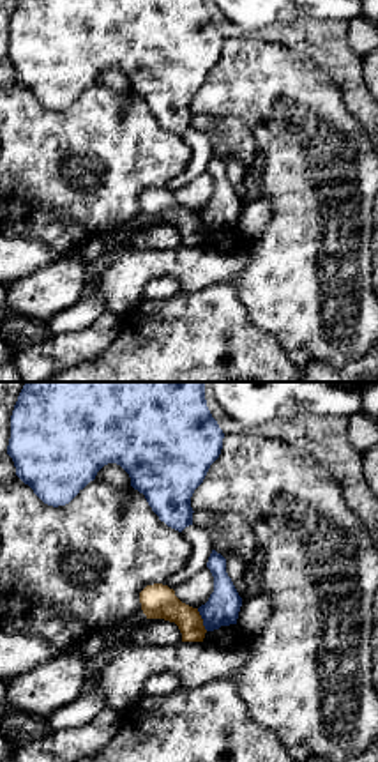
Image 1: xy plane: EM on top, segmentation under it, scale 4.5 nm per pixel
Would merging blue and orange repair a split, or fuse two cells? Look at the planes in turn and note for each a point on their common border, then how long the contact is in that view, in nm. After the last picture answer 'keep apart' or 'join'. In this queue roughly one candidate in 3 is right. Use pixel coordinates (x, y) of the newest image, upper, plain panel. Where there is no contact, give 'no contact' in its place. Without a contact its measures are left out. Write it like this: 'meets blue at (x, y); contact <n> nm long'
meets blue at (202, 221); contact 120 nm long

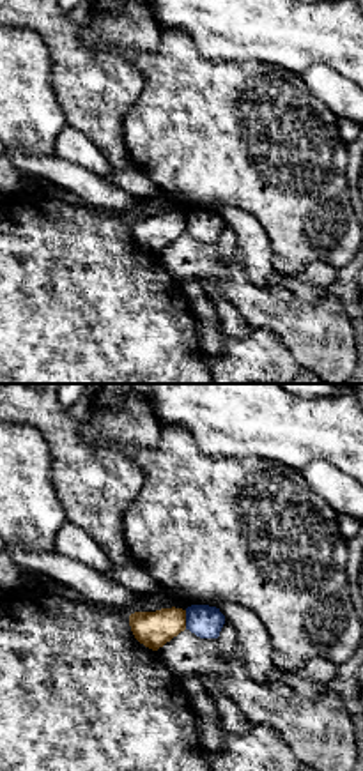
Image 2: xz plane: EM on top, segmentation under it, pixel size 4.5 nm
meets blue at (186, 223); contact 90 nm long

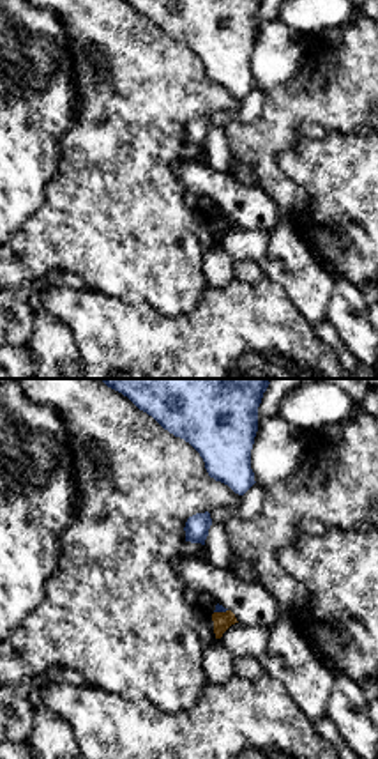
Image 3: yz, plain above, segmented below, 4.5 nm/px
meets blue at (219, 214); contact 70 nm long

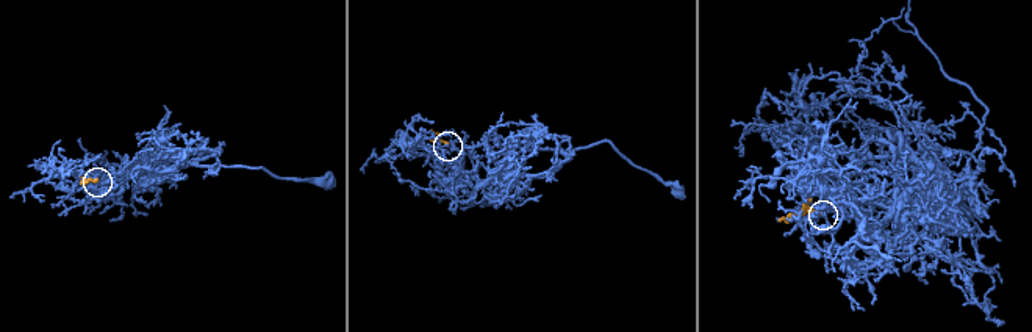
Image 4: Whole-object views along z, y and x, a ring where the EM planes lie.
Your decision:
keep apart

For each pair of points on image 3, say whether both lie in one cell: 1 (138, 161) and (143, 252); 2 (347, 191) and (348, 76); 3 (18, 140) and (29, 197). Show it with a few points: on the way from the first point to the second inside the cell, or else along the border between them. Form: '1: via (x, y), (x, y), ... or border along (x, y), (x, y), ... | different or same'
1: via (138, 184), (138, 229) | same
2: border along (327, 130), (352, 133) | different
3: via (18, 154), (18, 183) | same

